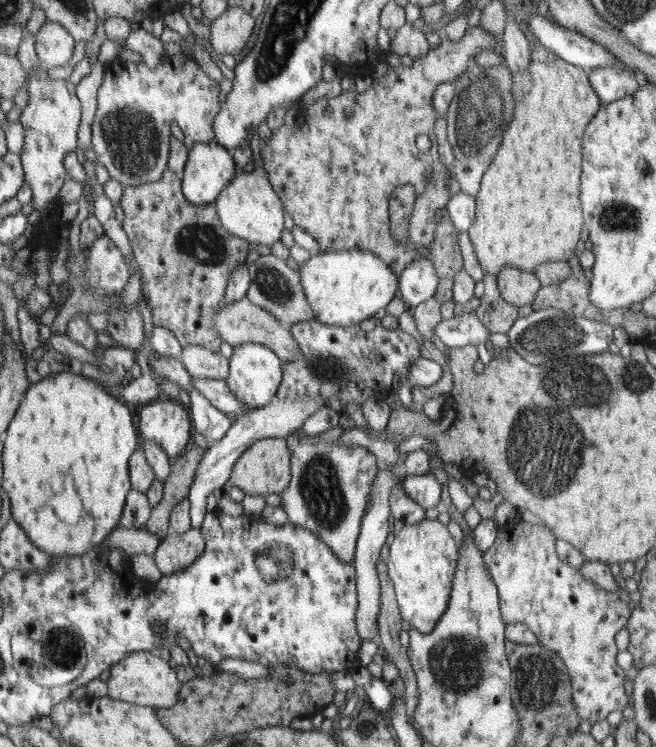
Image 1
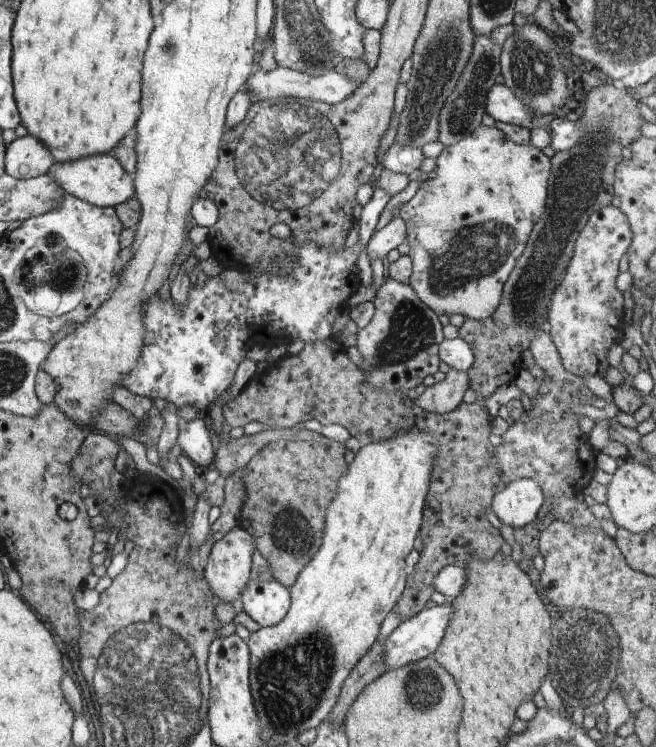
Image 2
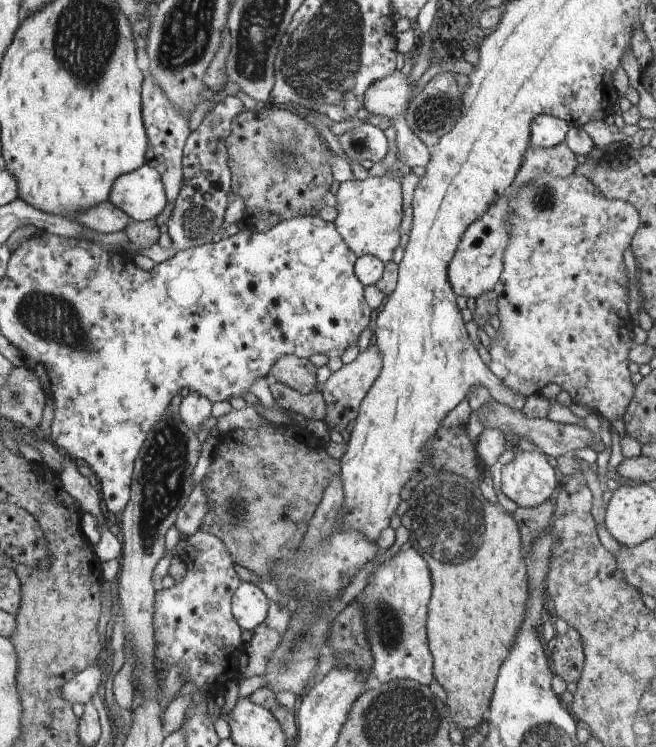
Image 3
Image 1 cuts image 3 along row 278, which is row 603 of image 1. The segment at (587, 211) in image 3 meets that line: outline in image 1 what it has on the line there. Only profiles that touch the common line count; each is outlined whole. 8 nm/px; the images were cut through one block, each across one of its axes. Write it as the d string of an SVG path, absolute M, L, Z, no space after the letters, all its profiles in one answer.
M516 518L500 525L498 538L487 551L483 551L483 559L499 589L500 609L506 624L524 623L535 633L539 644L558 654L570 676L576 713L581 720L594 725L606 719L611 712L624 711L631 704L624 688L626 675L616 662L618 650L614 641L614 636L627 626L631 609L620 599L618 592L606 591L588 582L580 569L562 561L556 553L558 536L543 521L536 519L536 524L524 524L522 518Z

